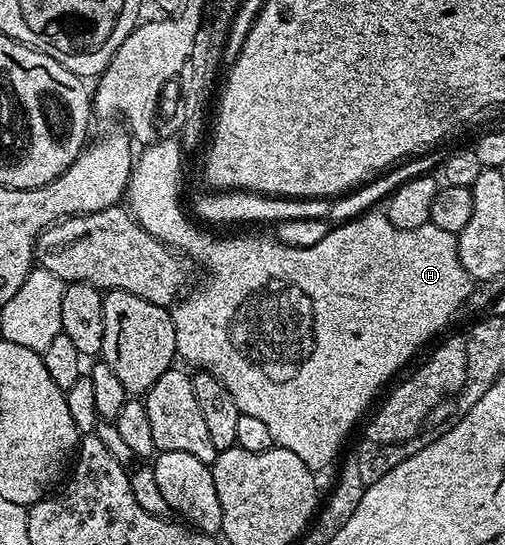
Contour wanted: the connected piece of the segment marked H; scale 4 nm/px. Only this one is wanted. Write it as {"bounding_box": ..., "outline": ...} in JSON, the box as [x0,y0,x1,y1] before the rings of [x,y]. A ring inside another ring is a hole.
{"bounding_box":[127,139,471,471],"outline":[[[157,139],[146,144],[142,149],[145,150],[139,153],[133,167],[133,174],[129,176],[127,190],[129,212],[145,230],[155,235],[155,239],[184,253],[200,268],[202,265],[206,273],[205,282],[197,290],[194,288],[188,296],[178,300],[172,306],[177,357],[185,360],[186,366],[194,365],[192,367],[194,370],[210,373],[212,377],[219,379],[223,387],[231,391],[231,399],[235,399],[241,413],[255,415],[271,430],[274,446],[287,451],[295,451],[295,455],[299,455],[299,459],[303,459],[303,463],[307,463],[309,469],[320,471],[324,465],[329,465],[336,459],[337,452],[340,451],[341,444],[345,441],[345,436],[352,431],[353,424],[364,415],[365,408],[372,403],[373,396],[381,389],[381,384],[404,361],[411,360],[413,352],[424,341],[431,340],[456,315],[457,308],[464,301],[470,300],[471,278],[457,253],[456,236],[443,231],[443,227],[435,227],[432,223],[414,229],[400,229],[389,222],[384,212],[370,211],[362,213],[360,217],[351,221],[334,224],[333,230],[326,237],[319,238],[314,245],[288,245],[287,242],[276,241],[273,237],[212,237],[211,234],[204,233],[205,229],[200,224],[192,225],[189,222],[191,217],[186,206],[185,209],[181,206],[181,189],[177,186],[177,180],[181,177],[181,157],[183,157],[181,142],[177,139],[172,139],[172,141]]]}

